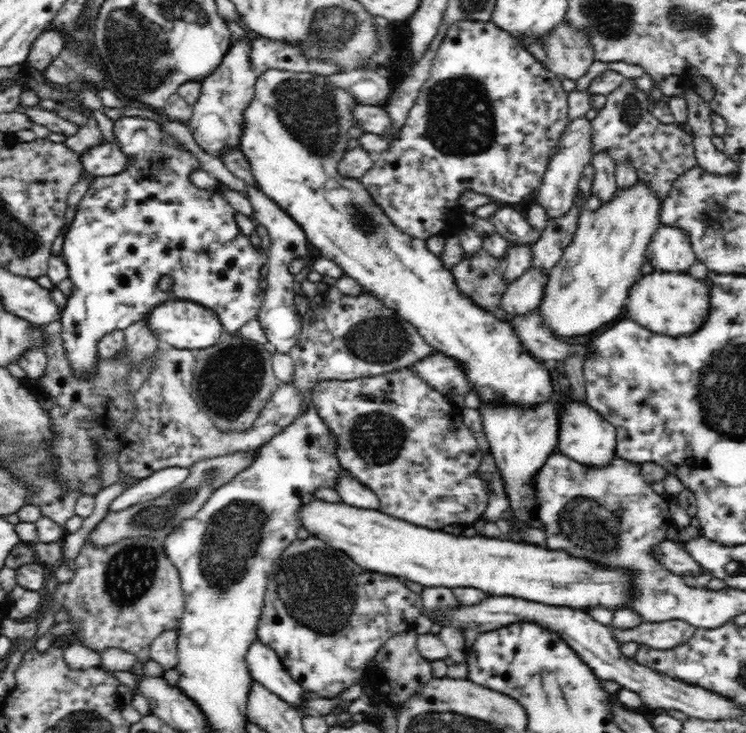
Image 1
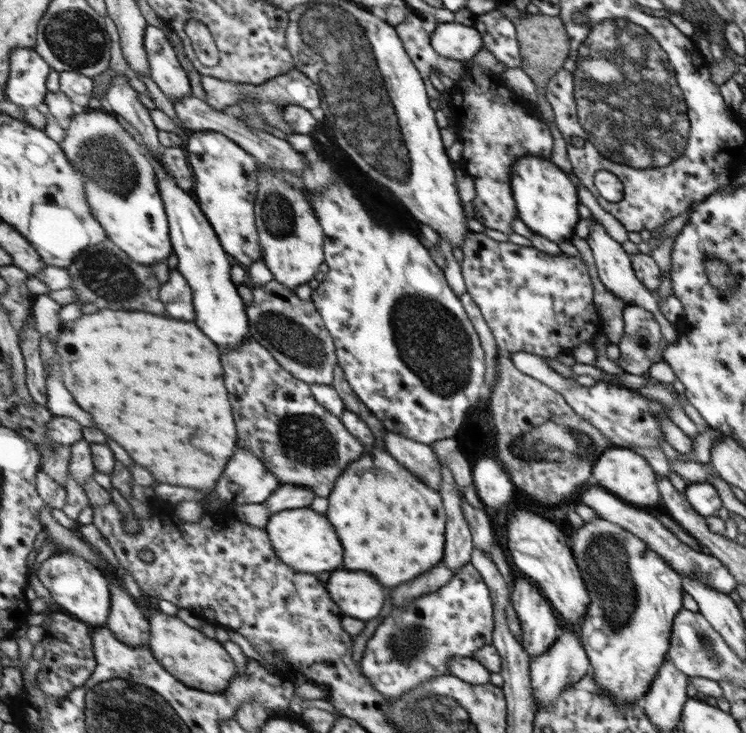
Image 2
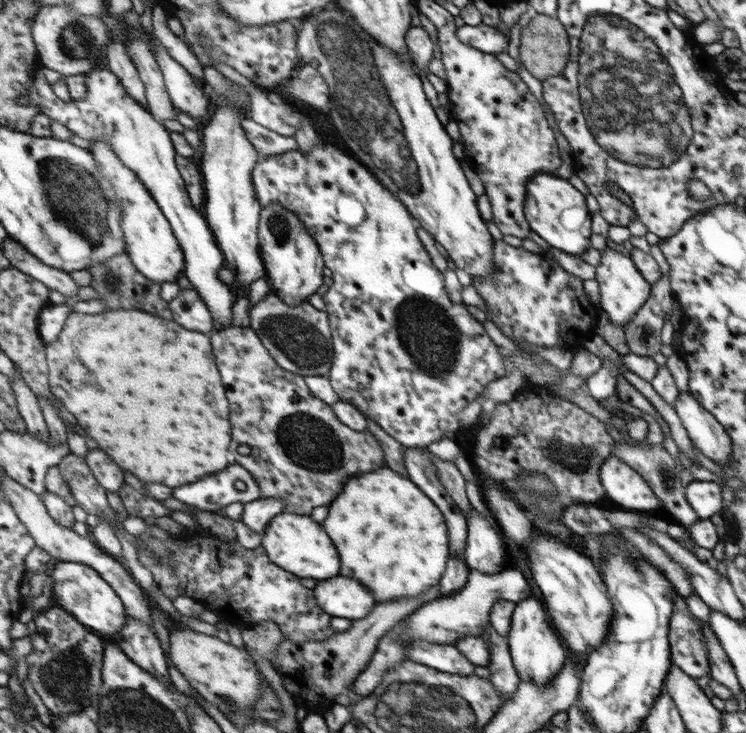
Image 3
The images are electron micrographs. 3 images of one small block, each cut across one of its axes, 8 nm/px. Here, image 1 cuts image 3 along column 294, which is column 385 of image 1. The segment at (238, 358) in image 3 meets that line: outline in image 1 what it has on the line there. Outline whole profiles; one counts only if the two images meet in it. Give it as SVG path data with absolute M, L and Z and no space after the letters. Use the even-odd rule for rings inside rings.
M408 366L380 376L320 381L312 386L308 396L312 396L312 404L336 437L342 468L376 493L380 512L441 531L448 524L472 525L483 518L488 494L476 473L482 464L476 437L464 424L461 406L426 384L416 369Z

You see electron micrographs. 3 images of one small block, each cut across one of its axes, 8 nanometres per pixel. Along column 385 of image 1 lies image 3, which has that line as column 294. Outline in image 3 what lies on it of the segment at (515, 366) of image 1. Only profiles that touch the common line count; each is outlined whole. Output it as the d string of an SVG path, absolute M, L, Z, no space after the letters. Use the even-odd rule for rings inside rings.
M280 203L264 206L261 216L261 243L271 290L288 305L296 306L302 301L308 301L310 295L316 293L318 286L322 286L324 262L317 240L310 235L304 221Z

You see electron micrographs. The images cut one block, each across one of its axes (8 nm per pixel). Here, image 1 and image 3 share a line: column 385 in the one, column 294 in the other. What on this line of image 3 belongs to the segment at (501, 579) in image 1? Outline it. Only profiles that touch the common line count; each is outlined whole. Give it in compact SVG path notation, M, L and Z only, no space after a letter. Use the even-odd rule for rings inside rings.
M282 511L270 520L267 528L262 544L268 549L270 559L286 571L299 577L314 578L314 580L324 580L338 574L340 558L338 558L336 546L332 544L324 528L318 522L314 522L310 515Z

